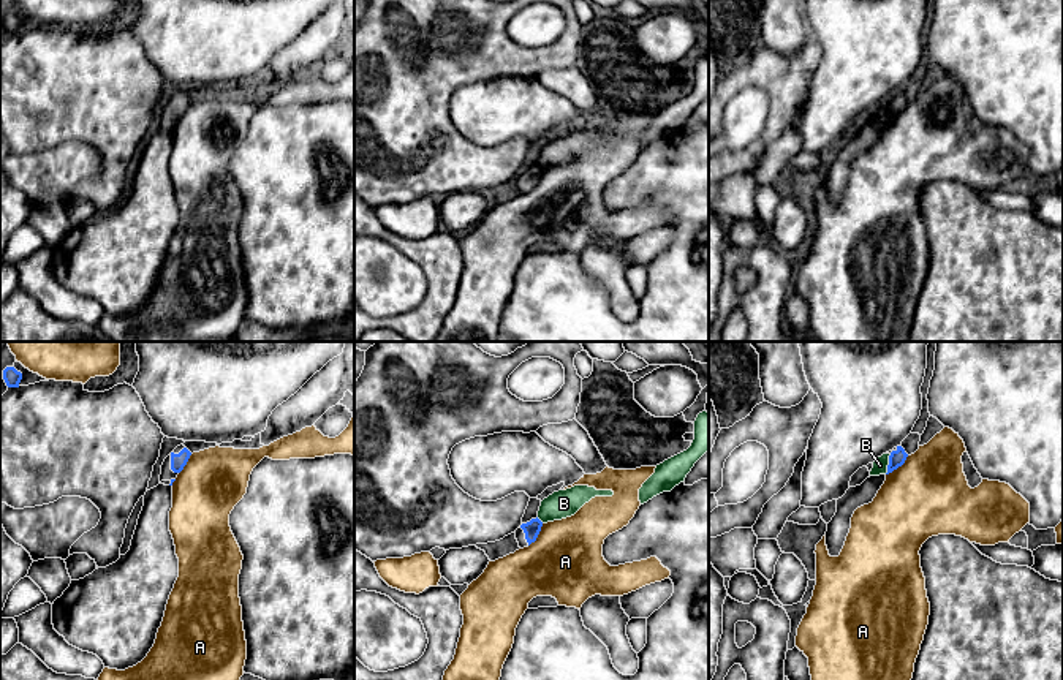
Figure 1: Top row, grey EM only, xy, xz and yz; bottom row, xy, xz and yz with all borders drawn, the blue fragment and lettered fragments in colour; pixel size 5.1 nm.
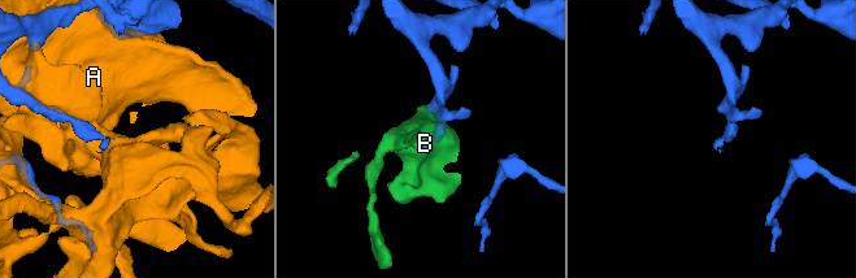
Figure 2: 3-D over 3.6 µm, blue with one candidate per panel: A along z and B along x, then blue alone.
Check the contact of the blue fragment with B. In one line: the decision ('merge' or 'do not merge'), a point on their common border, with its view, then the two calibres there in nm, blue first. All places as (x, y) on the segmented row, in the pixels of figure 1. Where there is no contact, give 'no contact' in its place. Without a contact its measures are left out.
do not merge; contact yz (889, 464); calibres 80 and 80 nm

